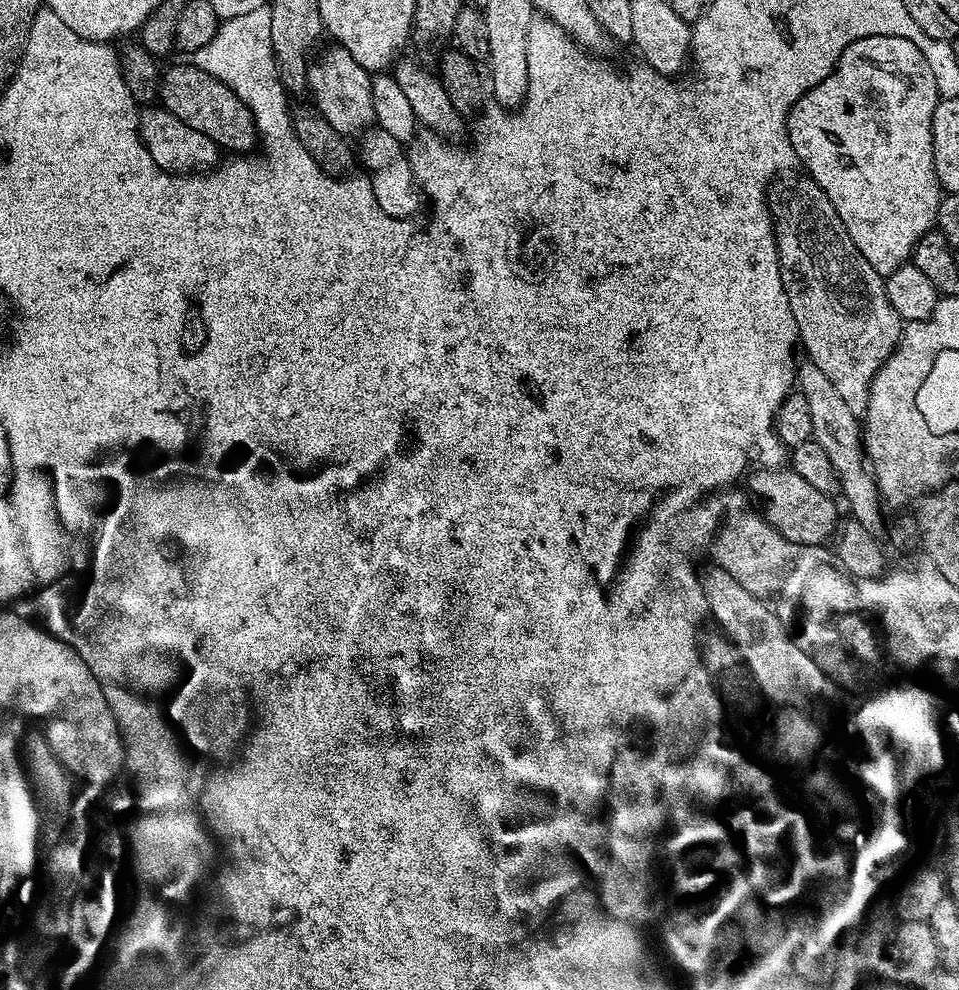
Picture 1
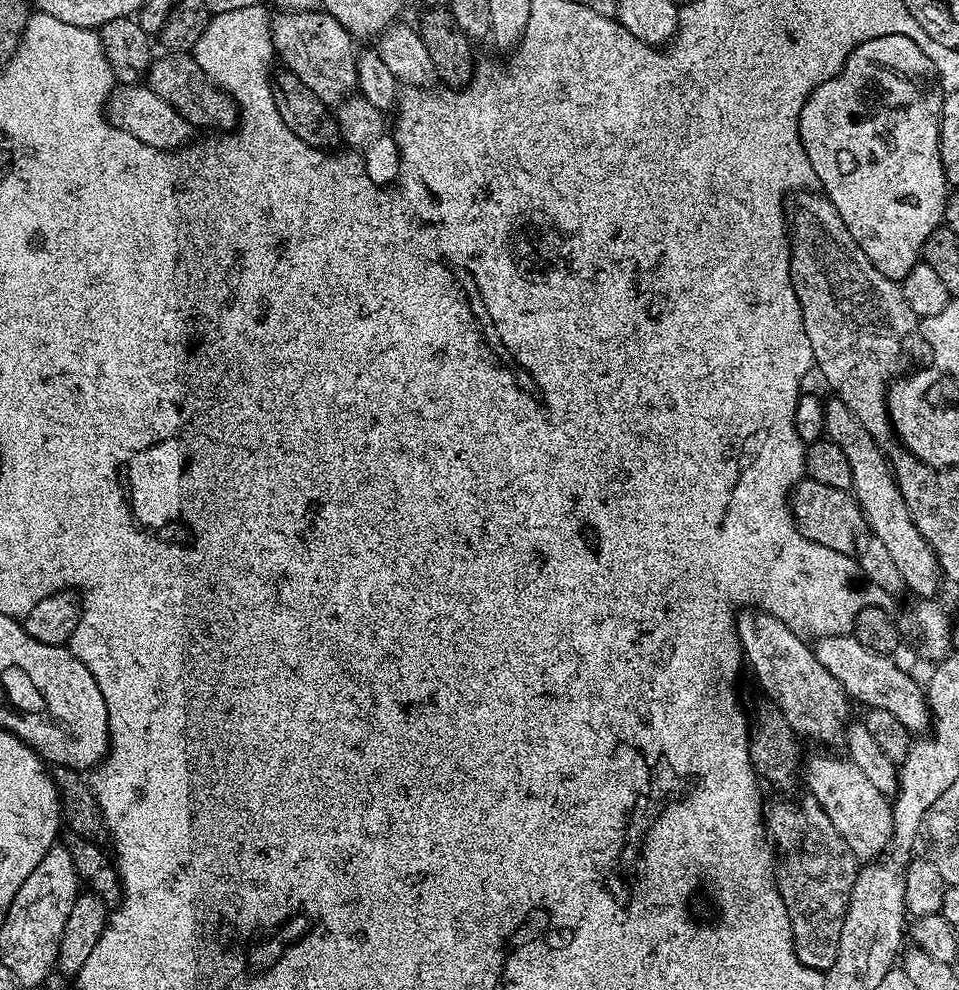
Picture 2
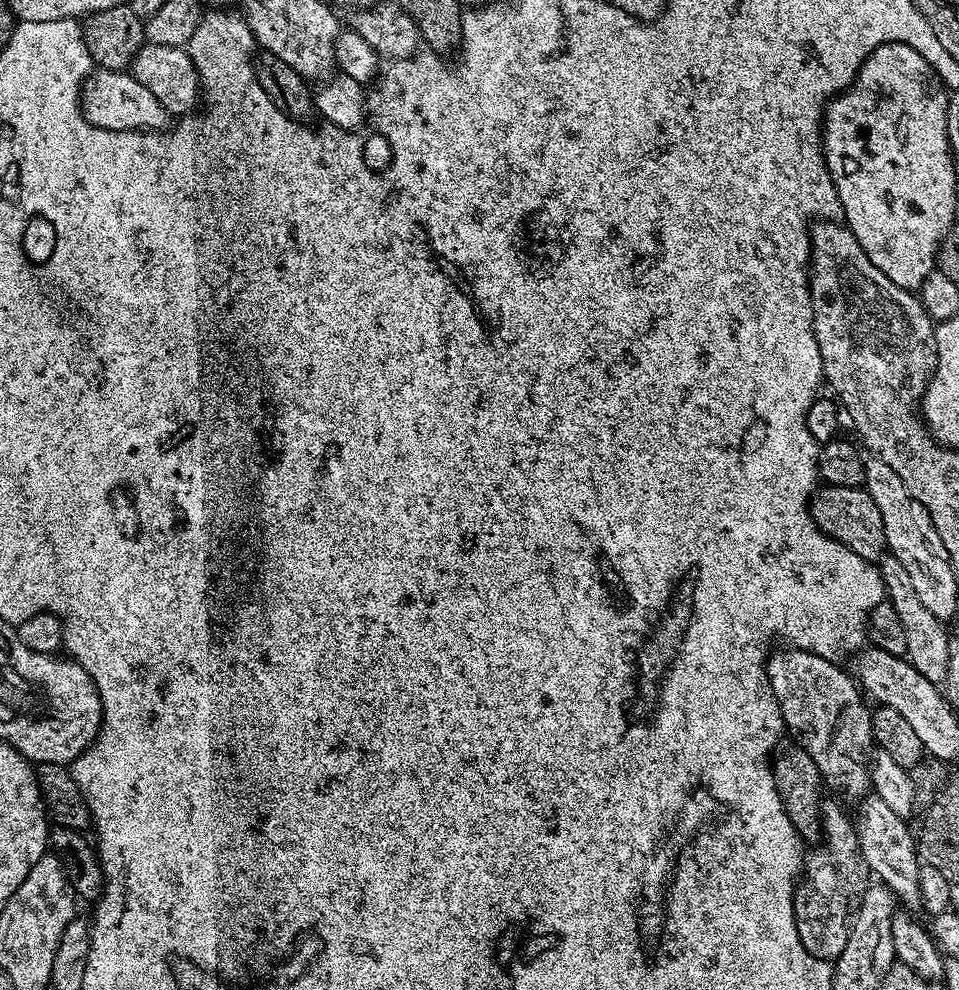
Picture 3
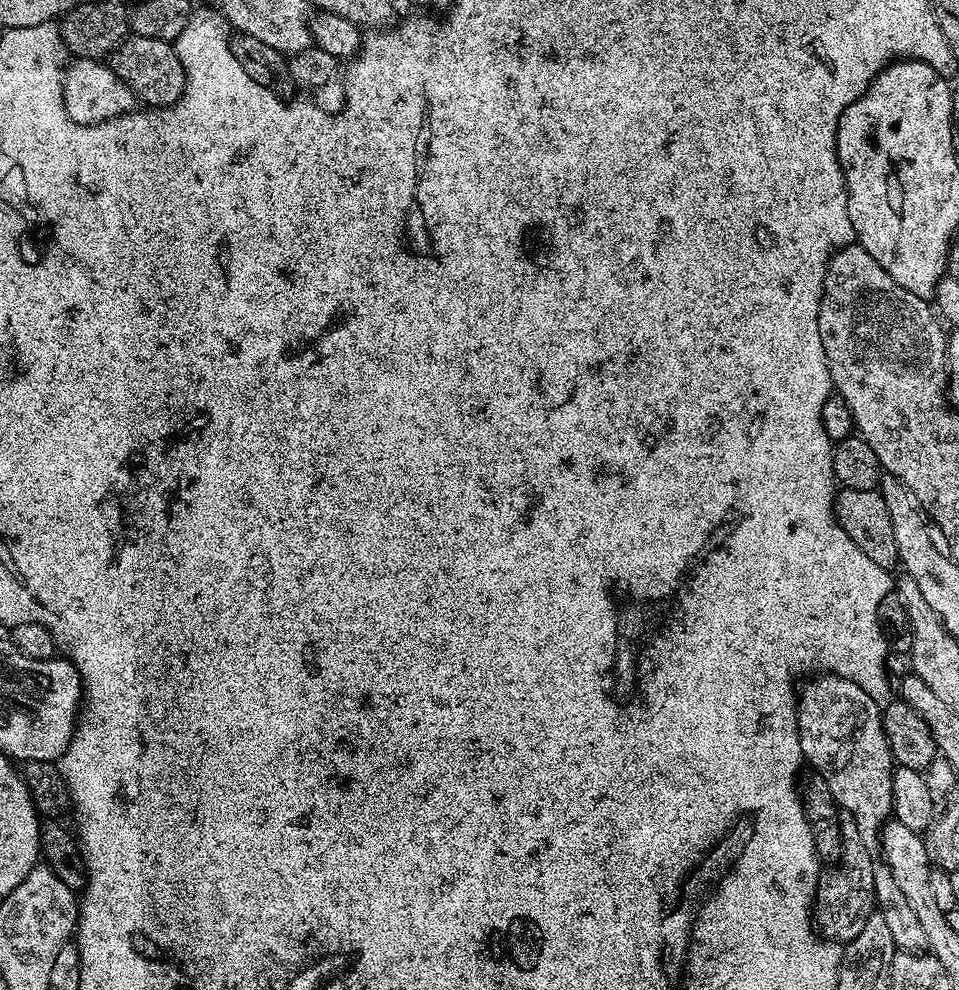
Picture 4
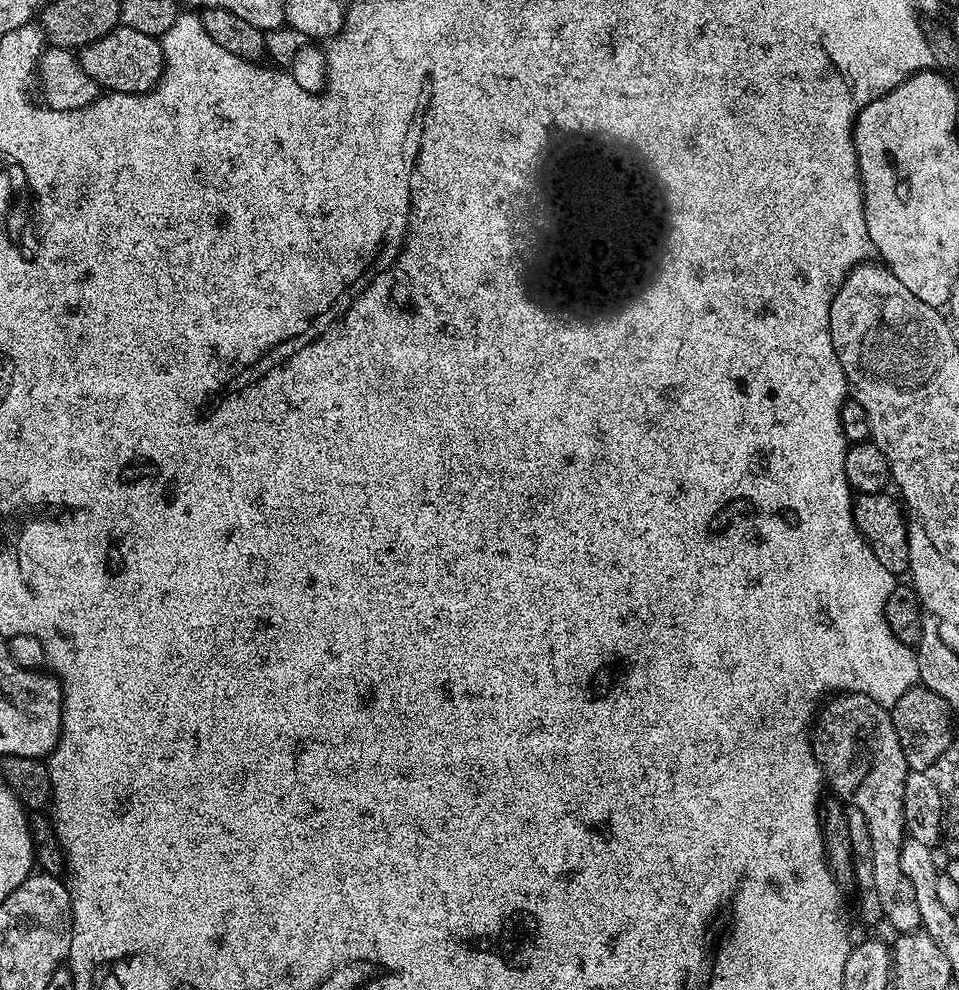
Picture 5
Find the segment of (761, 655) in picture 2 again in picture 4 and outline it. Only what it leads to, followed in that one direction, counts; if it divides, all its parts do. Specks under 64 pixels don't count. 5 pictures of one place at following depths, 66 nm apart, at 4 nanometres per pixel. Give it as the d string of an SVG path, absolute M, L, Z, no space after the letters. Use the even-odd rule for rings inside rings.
M816 674L807 681L808 685L798 692L796 721L798 722L798 738L802 742L802 754L807 767L813 773L826 778L826 786L830 794L834 794L837 805L848 812L854 822L858 822L858 834L862 834L862 842L869 854L880 852L880 833L884 825L893 815L892 810L892 773L894 761L890 742L884 733L884 713L881 701L875 700L858 682L850 682L841 676Z

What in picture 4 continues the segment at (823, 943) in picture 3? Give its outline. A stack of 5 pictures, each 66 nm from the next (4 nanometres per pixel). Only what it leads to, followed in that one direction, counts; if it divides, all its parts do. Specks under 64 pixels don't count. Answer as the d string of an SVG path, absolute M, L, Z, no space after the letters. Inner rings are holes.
M846 811L840 814L842 854L839 864L829 867L820 877L814 901L814 924L819 935L826 940L847 942L858 938L862 926L877 911L874 894L874 874L870 867L870 854L858 834L858 822Z

